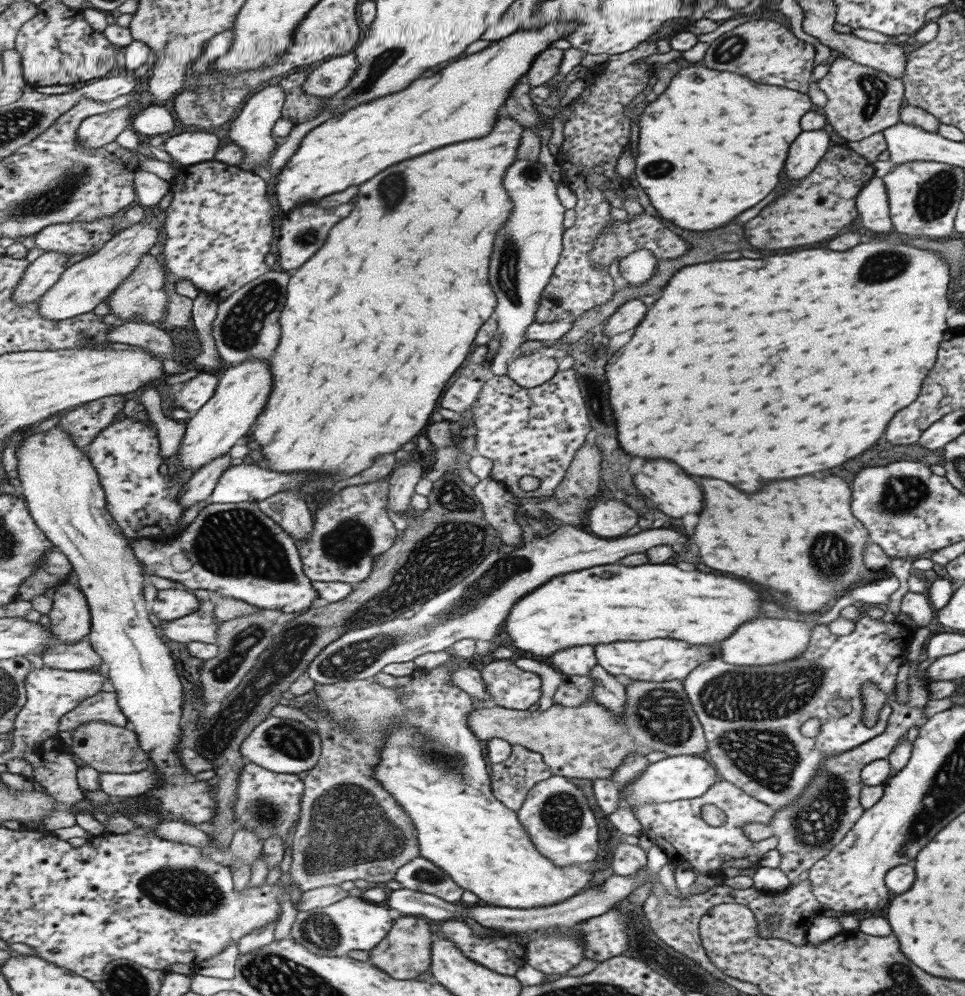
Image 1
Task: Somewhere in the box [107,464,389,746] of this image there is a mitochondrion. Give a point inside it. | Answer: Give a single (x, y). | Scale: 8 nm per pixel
(236, 543)

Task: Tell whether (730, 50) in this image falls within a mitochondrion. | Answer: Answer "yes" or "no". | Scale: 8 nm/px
yes

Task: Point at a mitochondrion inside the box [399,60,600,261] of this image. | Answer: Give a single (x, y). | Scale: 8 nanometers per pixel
(529, 173)

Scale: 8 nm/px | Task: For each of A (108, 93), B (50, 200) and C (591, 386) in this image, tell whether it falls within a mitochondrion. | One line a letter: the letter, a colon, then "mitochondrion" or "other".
A: other
B: mitochondrion
C: mitochondrion

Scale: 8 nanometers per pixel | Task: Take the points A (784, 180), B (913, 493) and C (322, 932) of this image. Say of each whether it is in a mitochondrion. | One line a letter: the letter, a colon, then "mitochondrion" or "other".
A: other
B: mitochondrion
C: mitochondrion

